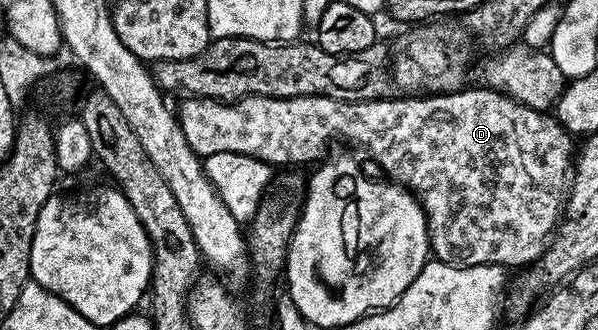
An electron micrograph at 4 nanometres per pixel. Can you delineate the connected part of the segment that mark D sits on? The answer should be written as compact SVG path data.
M462 87L452 93L434 93L432 95L409 95L413 97L396 97L390 95L379 101L340 101L330 97L240 97L238 101L216 101L206 97L186 96L179 108L179 120L183 135L187 135L187 143L191 151L204 159L220 152L237 152L239 155L257 157L266 161L272 167L301 167L308 161L316 162L321 152L332 143L336 137L342 137L361 149L366 149L377 160L377 165L382 169L388 180L406 188L421 205L425 212L425 222L429 228L429 247L432 256L436 260L448 265L529 265L540 262L545 254L545 248L563 216L563 210L567 200L567 186L571 181L571 170L575 165L574 138L566 129L558 123L556 116L540 109L532 109L523 103L513 101L505 94L495 89L480 87L481 89L469 89Z

